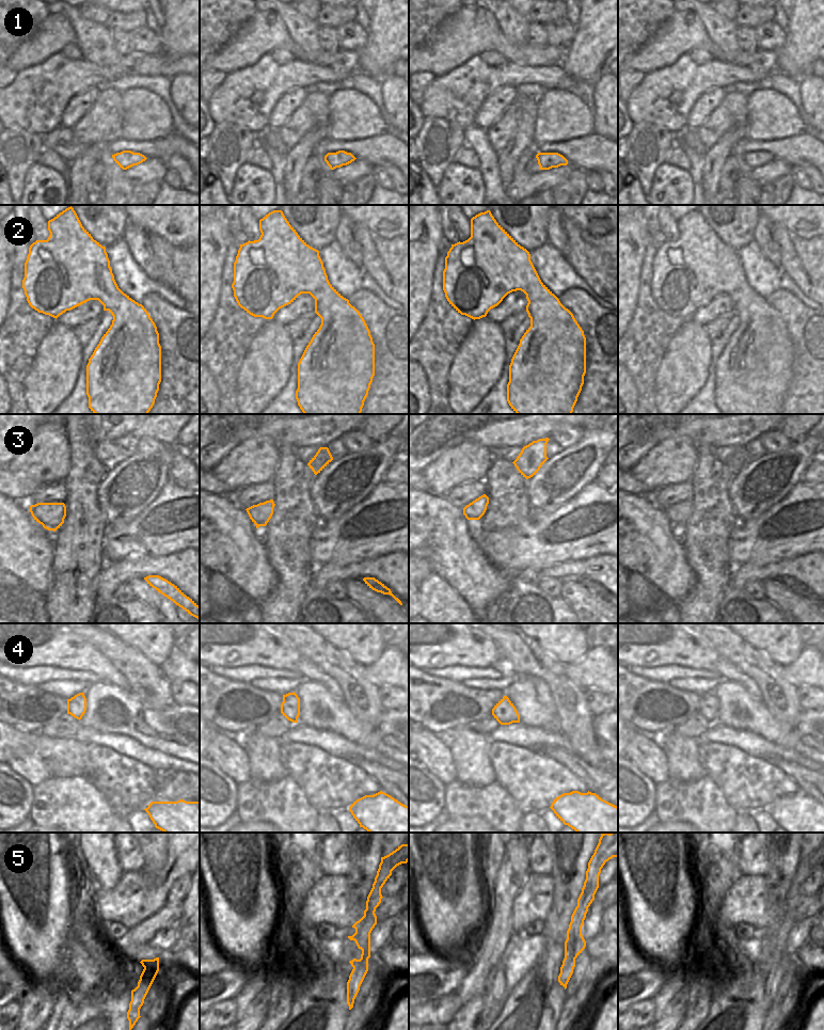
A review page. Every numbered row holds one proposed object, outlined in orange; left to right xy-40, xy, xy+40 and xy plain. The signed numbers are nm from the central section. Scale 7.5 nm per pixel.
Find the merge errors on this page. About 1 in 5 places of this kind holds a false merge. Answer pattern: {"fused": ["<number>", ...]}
{"fused": ["5"]}

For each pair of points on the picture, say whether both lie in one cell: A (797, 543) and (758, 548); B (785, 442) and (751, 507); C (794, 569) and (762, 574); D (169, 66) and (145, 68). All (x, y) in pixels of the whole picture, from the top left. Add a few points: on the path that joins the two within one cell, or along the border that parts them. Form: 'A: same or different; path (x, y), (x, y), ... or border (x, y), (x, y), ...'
A: same; path (788, 543), (767, 543)
B: different; border (792, 443), (781, 450), (766, 452)
C: same; path (787, 569), (770, 571)
D: same; path (163, 66), (151, 66)

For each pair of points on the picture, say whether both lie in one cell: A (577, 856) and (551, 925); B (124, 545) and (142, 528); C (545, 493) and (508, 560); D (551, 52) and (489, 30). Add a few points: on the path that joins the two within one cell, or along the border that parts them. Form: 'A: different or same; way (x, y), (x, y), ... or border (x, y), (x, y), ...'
A: same; way (565, 873), (565, 901), (561, 908)
B: same; way (128, 541), (138, 533)
C: different; border (560, 505), (553, 510), (532, 511)
D: same; way (536, 53), (513, 53), (504, 45)

